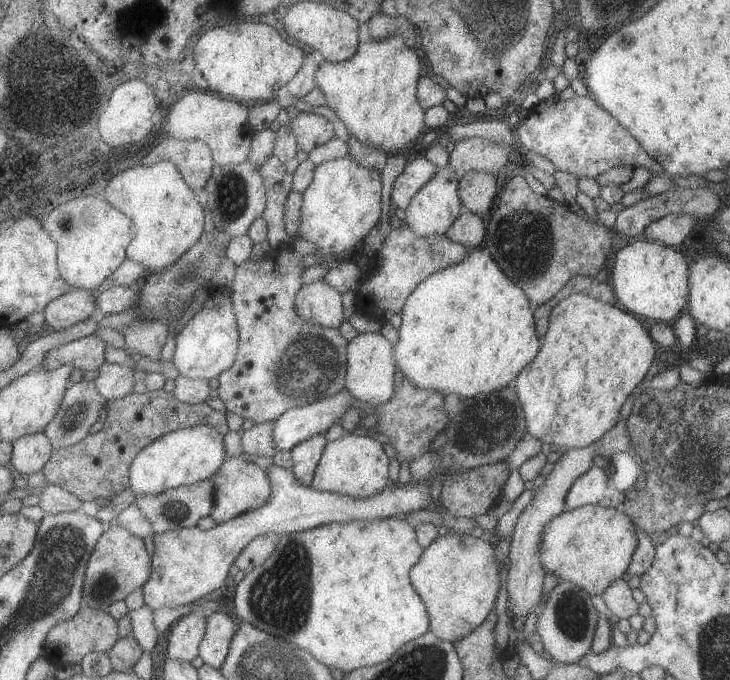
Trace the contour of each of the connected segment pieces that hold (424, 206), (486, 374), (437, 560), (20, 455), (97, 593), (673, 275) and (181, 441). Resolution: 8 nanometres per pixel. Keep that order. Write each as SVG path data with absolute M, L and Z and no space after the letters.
M450 167L440 169L424 187L412 199L408 208L405 208L406 218L404 222L419 237L430 235L445 236L454 221L463 213L464 206L460 200L459 180L456 177L456 171Z
M484 246L470 250L470 254L460 264L452 265L451 267L445 268L444 271L429 276L409 296L404 308L401 310L402 320L399 327L399 339L394 345L396 349L394 351L394 358L404 378L418 388L439 392L444 397L450 393L454 393L463 399L469 399L476 395L490 395L508 386L513 386L515 378L530 364L531 360L536 358L538 352L540 352L542 342L537 335L533 309L534 305L528 300L526 293L517 284L514 284L507 277L507 274L504 274L504 271L498 266L498 263L492 258Z
M454 532L439 536L430 546L424 548L421 562L410 572L414 588L418 591L422 602L430 610L430 630L442 640L456 642L472 634L484 620L487 614L495 608L500 588L500 562L494 553L495 546L485 537L466 535L465 532Z
M46 433L26 435L15 442L13 468L24 476L43 471L53 459L55 449L53 440Z
M114 524L98 542L89 562L84 600L89 607L108 611L114 603L125 601L134 590L144 588L154 574L153 555L148 552L143 538L128 528Z
M648 239L628 244L612 258L612 285L617 302L626 311L652 318L658 322L677 320L682 310L687 310L689 287L689 265L675 247Z
M210 425L182 429L163 436L141 452L133 462L130 488L136 496L154 495L170 489L212 479L229 456L225 434Z

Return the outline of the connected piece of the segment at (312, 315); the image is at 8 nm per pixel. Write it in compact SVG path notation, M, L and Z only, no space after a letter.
M322 279L304 286L297 298L297 309L309 323L339 329L347 321L345 307L349 300Z

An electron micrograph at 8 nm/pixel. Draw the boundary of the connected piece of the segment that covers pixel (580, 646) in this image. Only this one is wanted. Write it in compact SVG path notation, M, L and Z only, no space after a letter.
M559 582L550 594L547 594L544 611L537 620L537 632L543 647L558 663L578 663L591 650L600 613L592 603L592 597L571 582Z

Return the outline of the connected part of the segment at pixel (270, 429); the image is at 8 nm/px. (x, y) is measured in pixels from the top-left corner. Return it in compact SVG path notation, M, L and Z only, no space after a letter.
M271 420L267 423L255 423L243 436L243 445L246 454L254 456L269 456L274 459L280 452L275 437L277 422Z

